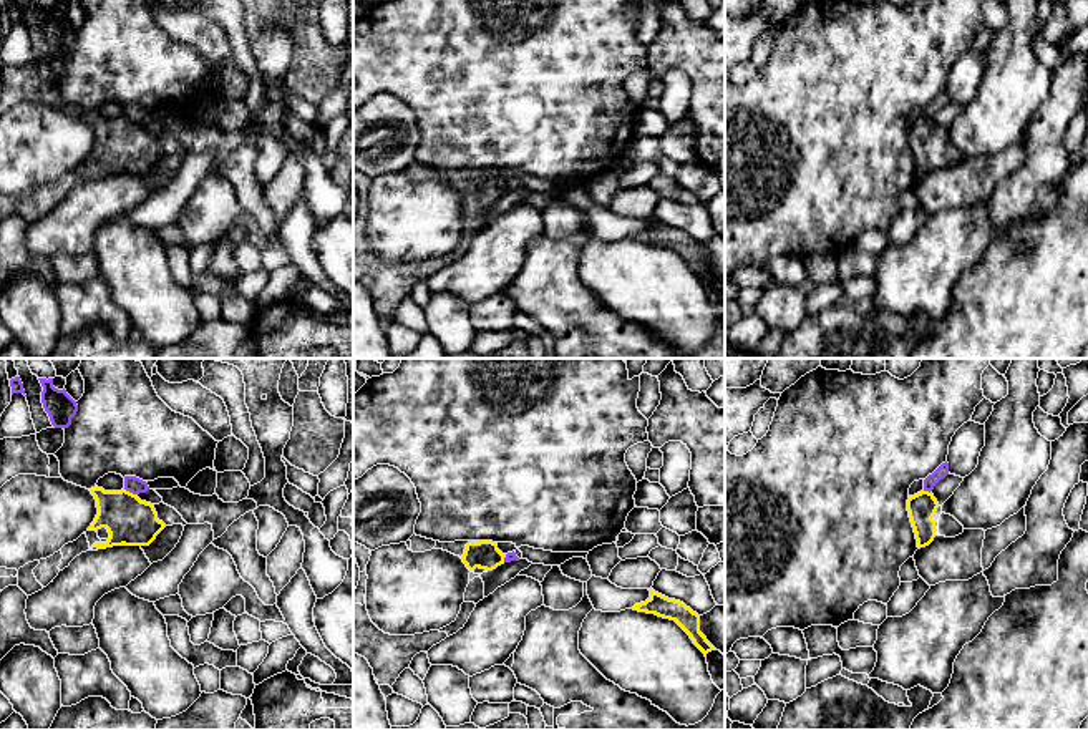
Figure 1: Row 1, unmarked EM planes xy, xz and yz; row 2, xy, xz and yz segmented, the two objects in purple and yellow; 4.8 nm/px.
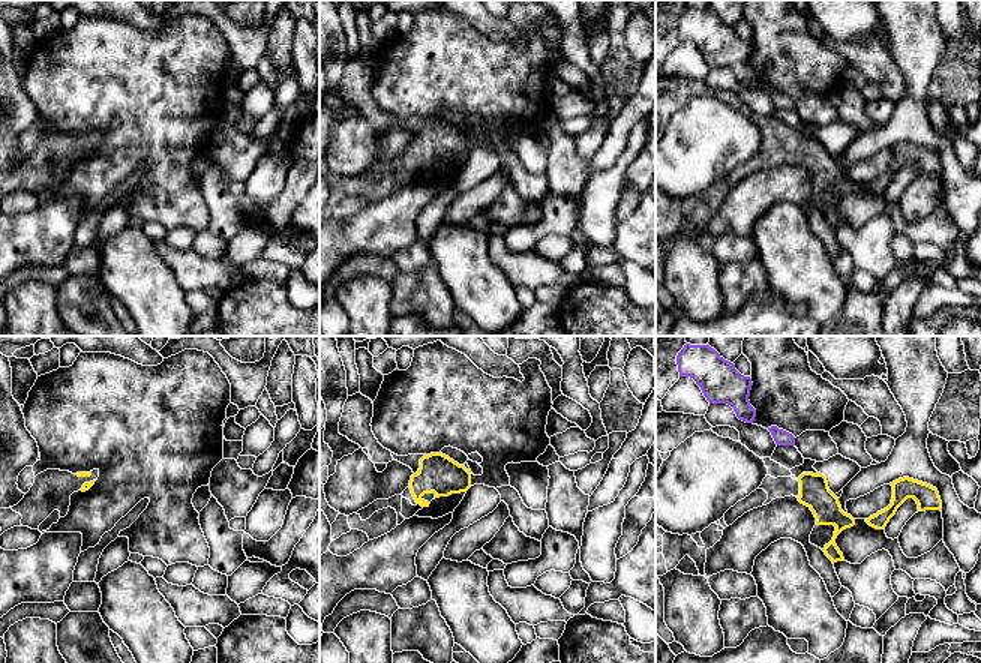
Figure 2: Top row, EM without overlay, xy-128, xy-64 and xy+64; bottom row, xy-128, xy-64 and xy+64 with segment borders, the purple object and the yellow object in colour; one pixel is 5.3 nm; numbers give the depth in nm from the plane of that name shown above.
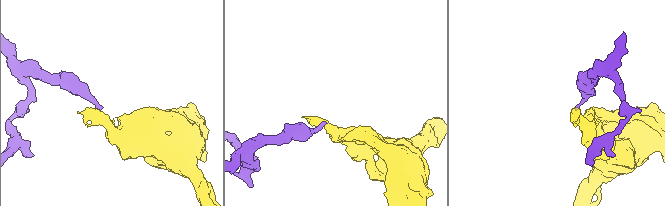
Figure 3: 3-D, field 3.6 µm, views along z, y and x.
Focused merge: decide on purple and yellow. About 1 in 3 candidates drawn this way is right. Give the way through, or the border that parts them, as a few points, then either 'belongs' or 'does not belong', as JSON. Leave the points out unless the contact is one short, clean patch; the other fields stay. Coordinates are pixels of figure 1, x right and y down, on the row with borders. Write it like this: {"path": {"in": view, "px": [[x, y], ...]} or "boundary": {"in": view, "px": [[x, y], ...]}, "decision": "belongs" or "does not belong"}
{"boundary": {"in": "xy", "px": [[125, 488], [135, 495]]}, "decision": "does not belong"}

